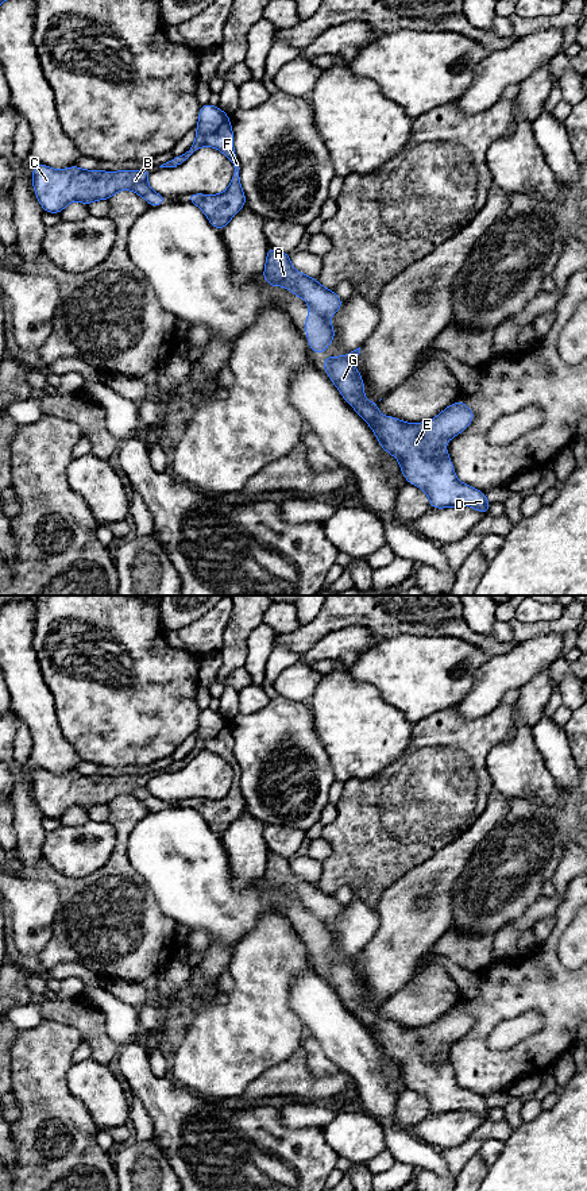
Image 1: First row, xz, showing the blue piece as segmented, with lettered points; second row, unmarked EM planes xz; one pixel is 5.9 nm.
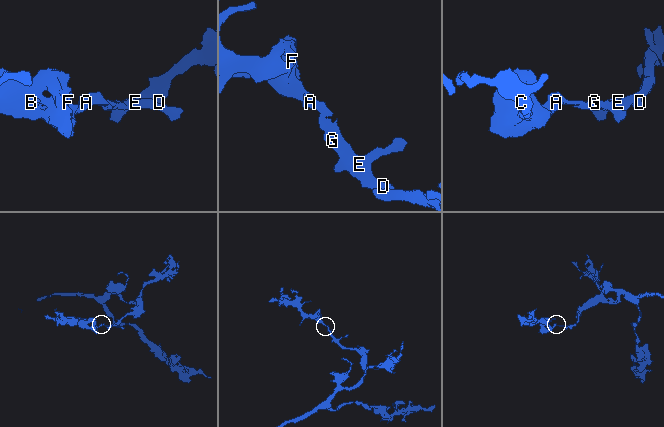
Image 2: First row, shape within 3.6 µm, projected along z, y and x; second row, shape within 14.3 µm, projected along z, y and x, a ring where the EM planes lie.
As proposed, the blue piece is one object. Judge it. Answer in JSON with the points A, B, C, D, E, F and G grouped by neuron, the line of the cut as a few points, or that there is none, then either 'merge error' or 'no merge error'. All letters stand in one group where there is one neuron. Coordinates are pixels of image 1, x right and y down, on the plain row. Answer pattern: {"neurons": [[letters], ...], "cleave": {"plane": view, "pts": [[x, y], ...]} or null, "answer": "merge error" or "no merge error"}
{"neurons": [["A", "B", "C", "D", "E", "F", "G"]], "cleave": null, "answer": "no merge error"}

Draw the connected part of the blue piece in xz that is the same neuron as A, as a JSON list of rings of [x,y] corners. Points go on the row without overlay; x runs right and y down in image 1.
[[[271,852],[267,855],[263,883],[271,891],[286,891],[308,907],[310,914],[305,925],[305,937],[310,955],[321,959],[335,944],[329,922],[343,911],[343,905],[332,894],[321,891],[317,883],[296,875],[290,868],[290,859]]]

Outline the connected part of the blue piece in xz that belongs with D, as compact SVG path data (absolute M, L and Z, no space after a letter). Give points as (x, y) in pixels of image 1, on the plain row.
M360 952L343 961L328 961L323 970L343 1003L372 1033L382 1055L399 1065L406 1087L420 1091L433 1114L472 1111L483 1121L490 1106L484 1096L460 1087L445 1055L445 1048L462 1038L474 1025L474 1015L456 1006L435 1024L424 1028L405 1028L397 1022L381 1021L378 1009L364 1003L364 988L354 971Z

